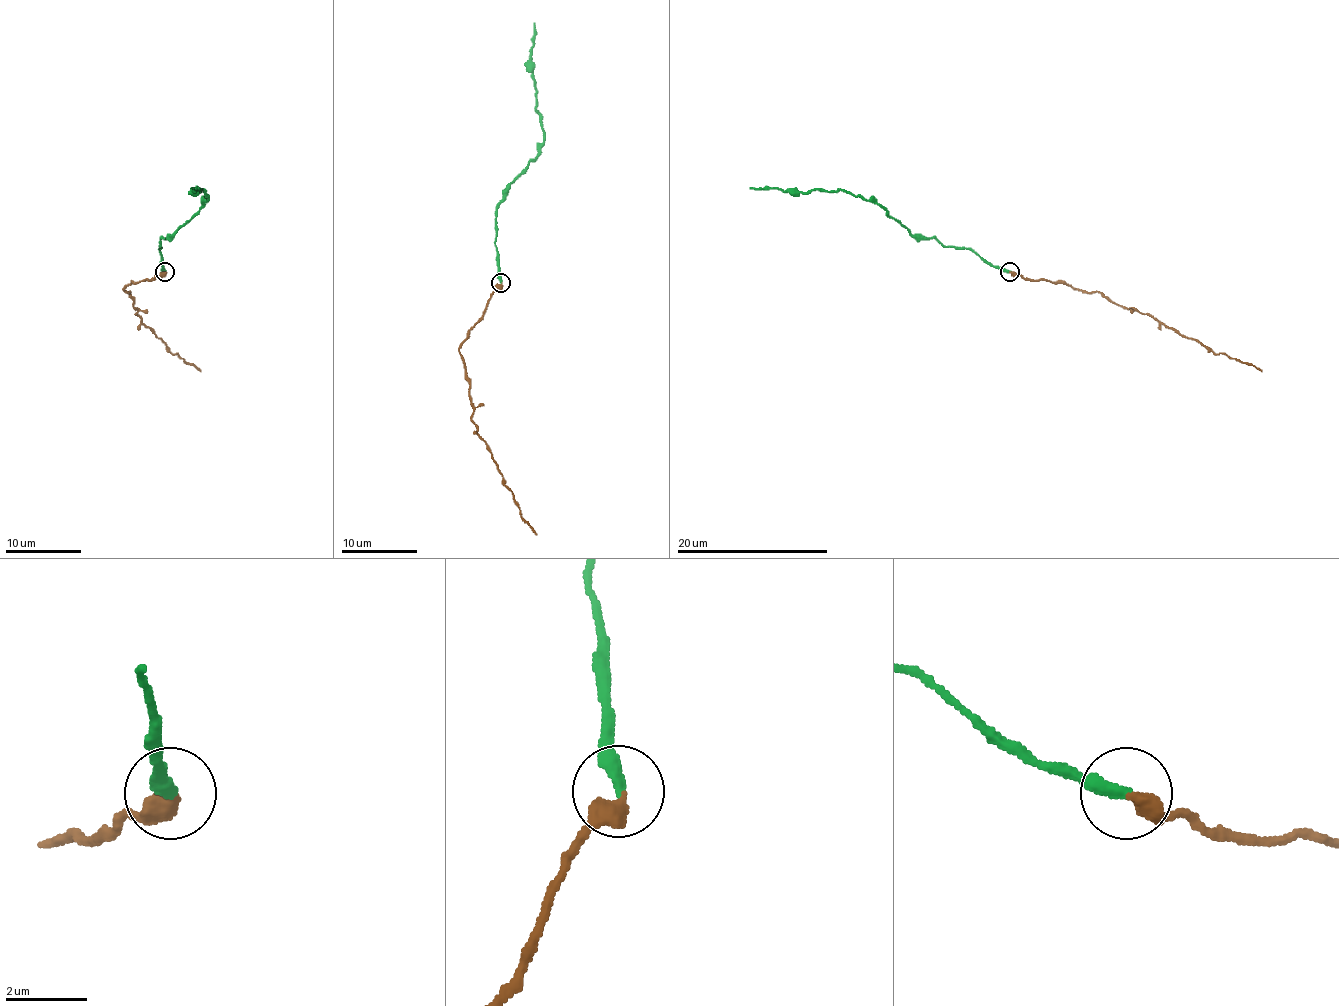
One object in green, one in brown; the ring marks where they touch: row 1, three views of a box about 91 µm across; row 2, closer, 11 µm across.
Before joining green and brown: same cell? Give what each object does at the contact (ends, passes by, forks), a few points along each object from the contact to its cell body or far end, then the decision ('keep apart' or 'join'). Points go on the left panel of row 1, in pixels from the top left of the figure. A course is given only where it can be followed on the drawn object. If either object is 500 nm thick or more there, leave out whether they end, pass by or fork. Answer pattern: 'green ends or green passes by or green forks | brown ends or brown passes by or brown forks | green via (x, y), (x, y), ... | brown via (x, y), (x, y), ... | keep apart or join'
green ends | brown ends | green via (165, 271), (159, 248), (163, 237), (207, 201), (203, 190), (195, 190), (199, 188) | brown via (165, 271), (152, 280), (133, 282), (123, 290), (129, 292), (135, 314), (173, 354), (176, 352), (201, 371) | keep apart

